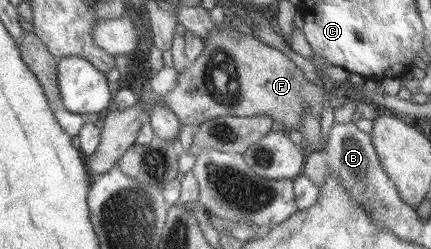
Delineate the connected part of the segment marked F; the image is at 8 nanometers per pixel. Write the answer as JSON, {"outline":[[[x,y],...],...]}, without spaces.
{"outline":[[[220,29],[212,33],[203,43],[205,48],[201,55],[194,62],[188,62],[185,71],[178,75],[177,86],[162,97],[163,105],[167,105],[171,113],[179,117],[181,124],[198,127],[204,121],[221,115],[235,117],[267,115],[272,117],[275,123],[281,123],[288,133],[300,129],[307,105],[311,112],[321,113],[328,88],[309,81],[301,67],[287,58],[283,52],[261,42],[255,36],[238,32],[236,29]]]}

